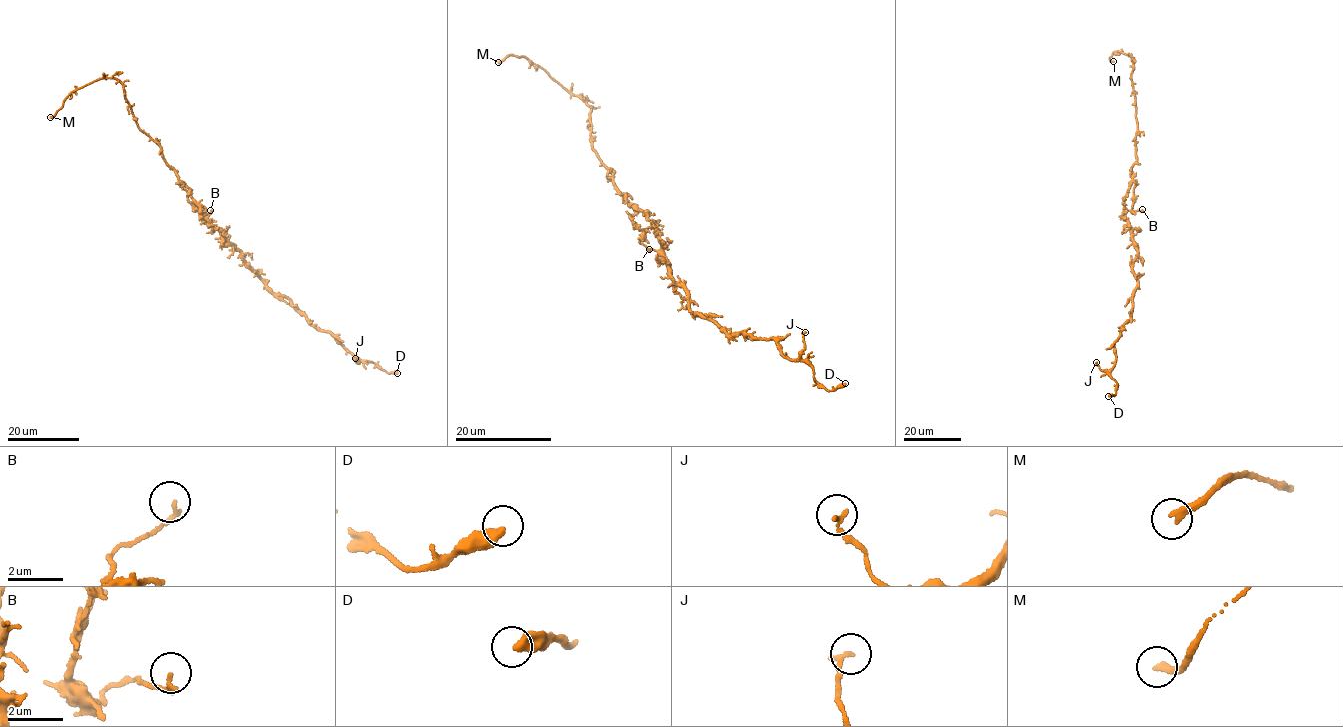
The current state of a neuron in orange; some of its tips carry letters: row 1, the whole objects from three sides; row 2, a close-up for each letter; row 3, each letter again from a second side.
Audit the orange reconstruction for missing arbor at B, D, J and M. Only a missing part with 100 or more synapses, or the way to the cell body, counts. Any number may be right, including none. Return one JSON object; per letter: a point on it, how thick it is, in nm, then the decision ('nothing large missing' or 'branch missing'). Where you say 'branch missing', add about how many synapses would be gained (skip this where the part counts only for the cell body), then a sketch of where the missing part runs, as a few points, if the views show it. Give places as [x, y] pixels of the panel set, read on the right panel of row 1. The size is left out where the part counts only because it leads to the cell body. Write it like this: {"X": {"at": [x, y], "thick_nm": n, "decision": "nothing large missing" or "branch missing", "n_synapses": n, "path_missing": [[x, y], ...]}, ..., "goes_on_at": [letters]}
{"B": {"at": [1142, 209], "thick_nm": 180, "decision": "nothing large missing"}, "D": {"at": [1108, 396], "thick_nm": 460, "decision": "nothing large missing"}, "J": {"at": [1096, 362], "thick_nm": 190, "decision": "nothing large missing"}, "M": {"at": [1113, 61], "thick_nm": 260, "decision": "branch missing"}, "goes_on_at": ["M"]}

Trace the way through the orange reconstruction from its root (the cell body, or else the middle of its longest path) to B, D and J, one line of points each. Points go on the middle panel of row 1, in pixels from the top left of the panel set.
B: (653, 223), (647, 216), (648, 212), (638, 207), (629, 216), (645, 232), (639, 242), (649, 249)
D: (653, 223), (689, 309), (730, 335), (772, 339), (783, 355), (808, 362), (828, 390), (845, 383)
J: (653, 223), (673, 284), (684, 289), (692, 311), (730, 335), (772, 339), (794, 360), (805, 332)

